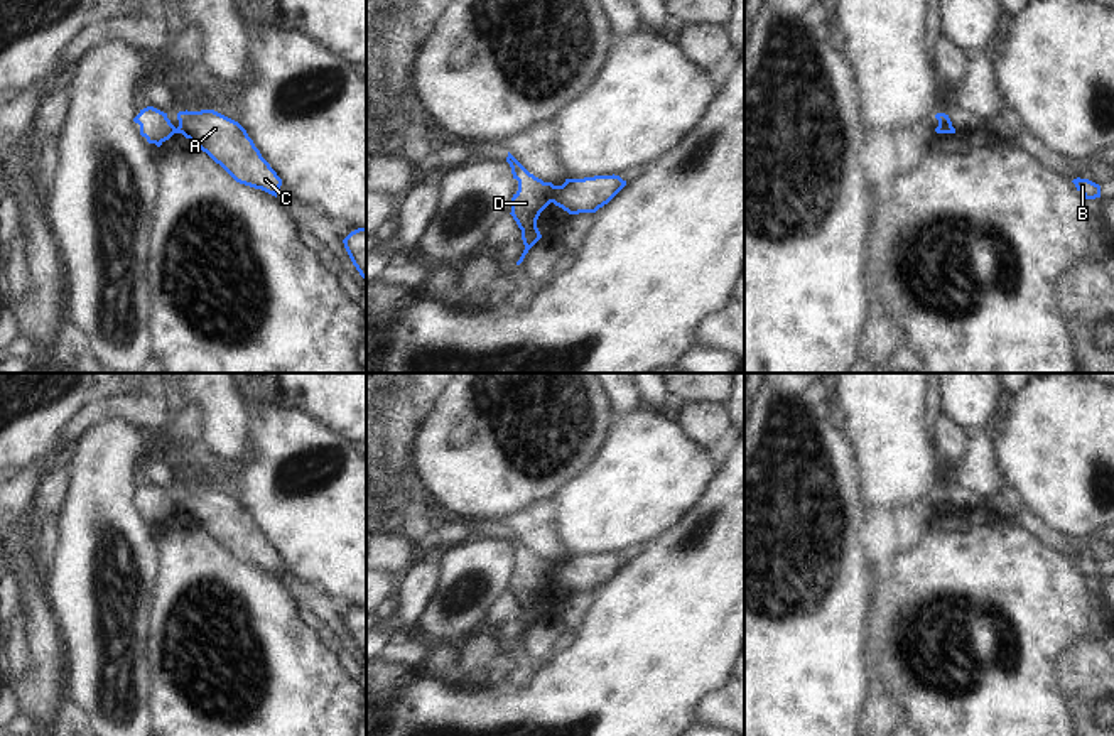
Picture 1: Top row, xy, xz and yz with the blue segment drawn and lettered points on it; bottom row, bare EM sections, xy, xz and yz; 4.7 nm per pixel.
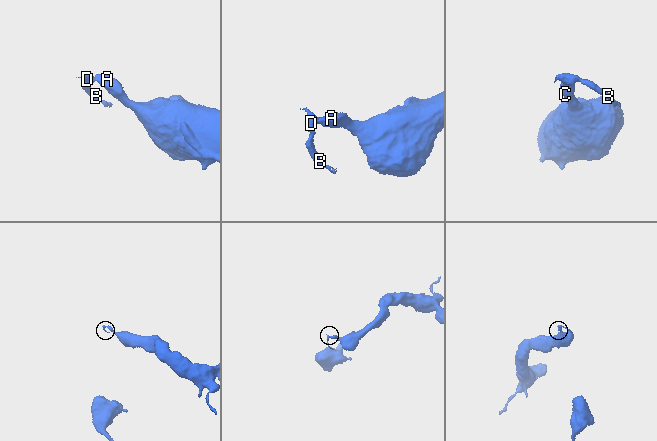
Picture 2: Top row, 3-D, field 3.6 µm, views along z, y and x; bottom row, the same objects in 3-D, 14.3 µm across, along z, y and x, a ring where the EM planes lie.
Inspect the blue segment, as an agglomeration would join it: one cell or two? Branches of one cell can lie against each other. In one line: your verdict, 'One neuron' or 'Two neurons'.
Two neurons

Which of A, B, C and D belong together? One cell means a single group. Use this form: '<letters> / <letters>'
A C / B D

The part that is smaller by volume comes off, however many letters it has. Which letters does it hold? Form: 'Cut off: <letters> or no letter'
Cut off: B, D

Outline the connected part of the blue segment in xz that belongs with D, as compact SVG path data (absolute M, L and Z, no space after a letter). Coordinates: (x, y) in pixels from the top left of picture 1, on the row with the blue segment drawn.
M510 152L506 162L511 167L513 179L518 181L518 191L511 198L511 216L522 230L525 250L516 262L520 265L528 250L542 238L537 219L540 213L552 203L555 186L543 182L530 174Z

